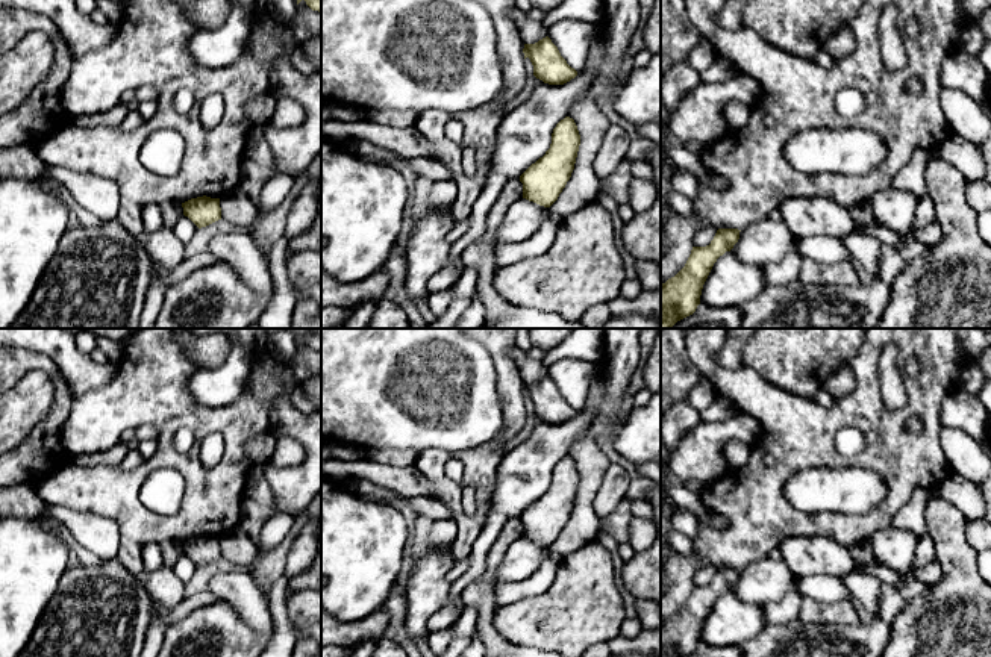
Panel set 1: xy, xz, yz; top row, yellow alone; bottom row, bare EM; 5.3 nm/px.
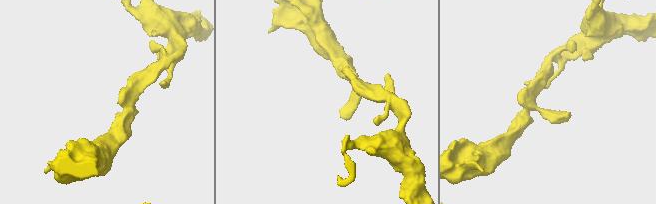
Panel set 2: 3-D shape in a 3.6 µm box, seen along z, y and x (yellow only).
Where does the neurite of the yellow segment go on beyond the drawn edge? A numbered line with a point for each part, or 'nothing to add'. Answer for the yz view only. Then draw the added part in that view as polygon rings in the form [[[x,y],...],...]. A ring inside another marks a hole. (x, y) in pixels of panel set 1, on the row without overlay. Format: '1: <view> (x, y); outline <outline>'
nothing to add

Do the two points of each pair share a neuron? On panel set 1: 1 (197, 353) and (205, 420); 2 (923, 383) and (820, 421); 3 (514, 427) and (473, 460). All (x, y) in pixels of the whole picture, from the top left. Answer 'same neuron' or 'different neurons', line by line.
1: different neurons
2: same neuron
3: same neuron

